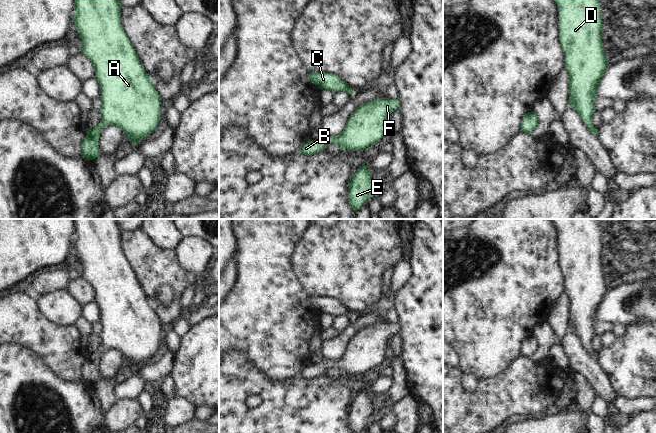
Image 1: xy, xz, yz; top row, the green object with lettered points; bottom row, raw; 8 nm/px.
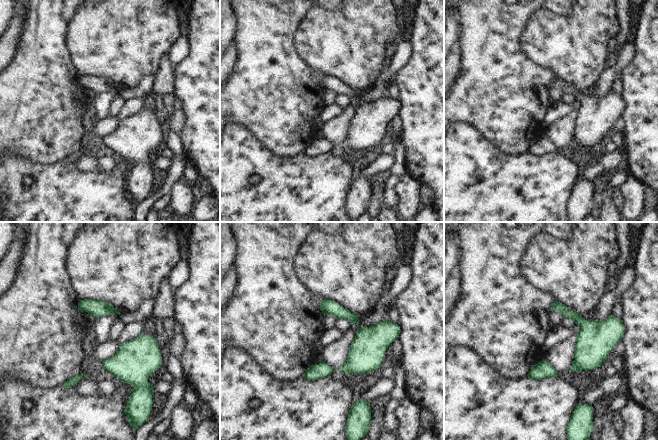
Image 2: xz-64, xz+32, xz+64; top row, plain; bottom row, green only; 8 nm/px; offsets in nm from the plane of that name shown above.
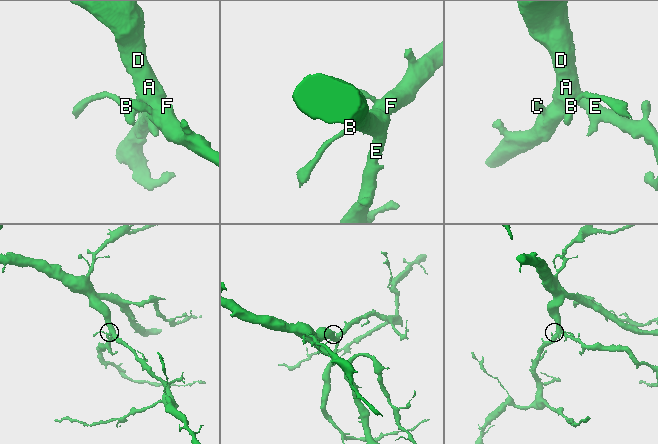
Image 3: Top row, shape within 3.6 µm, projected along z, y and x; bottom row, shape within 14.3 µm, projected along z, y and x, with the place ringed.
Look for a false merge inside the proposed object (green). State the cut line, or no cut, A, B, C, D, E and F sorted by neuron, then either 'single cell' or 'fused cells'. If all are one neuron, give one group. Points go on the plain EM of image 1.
no cut | A B C D E F | single cell

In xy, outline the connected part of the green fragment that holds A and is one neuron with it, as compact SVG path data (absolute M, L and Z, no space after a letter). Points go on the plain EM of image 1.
M73 219L75 238L72 242L77 257L82 265L81 276L93 287L95 302L101 314L102 345L87 353L87 360L82 364L83 381L94 384L100 373L98 365L106 349L120 352L133 367L149 360L161 343L161 321L144 294L139 281L128 263L121 248L121 229L116 219Z

